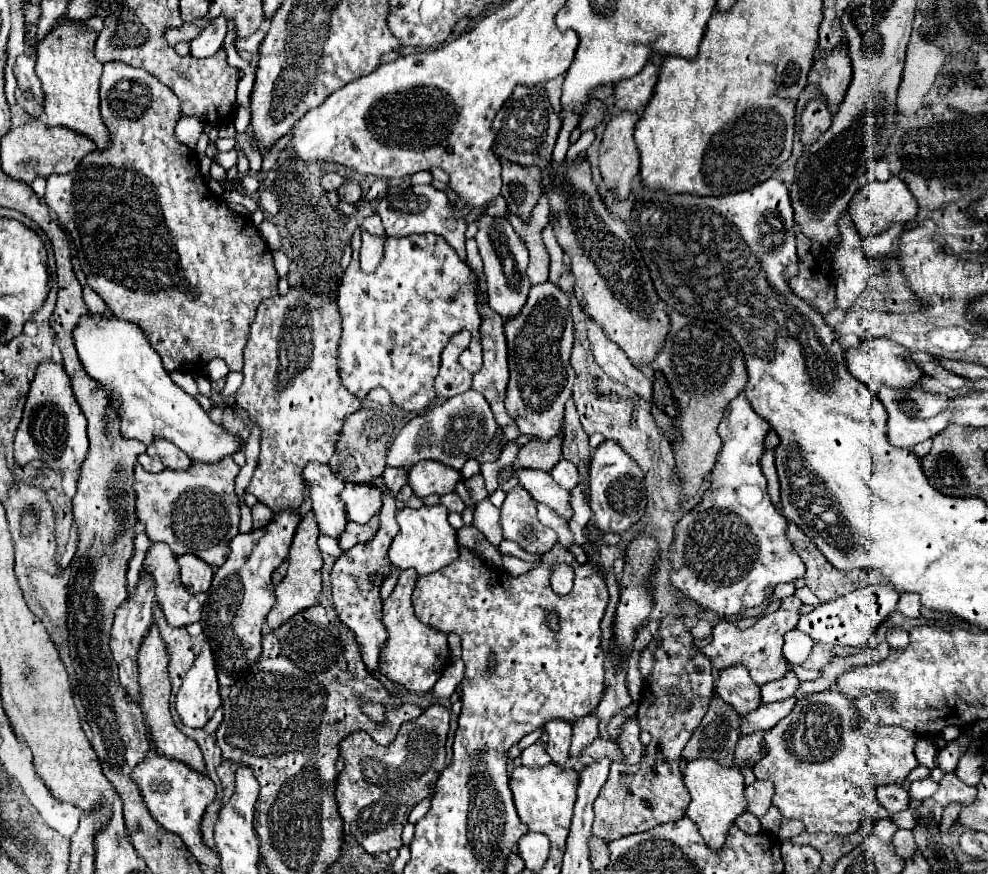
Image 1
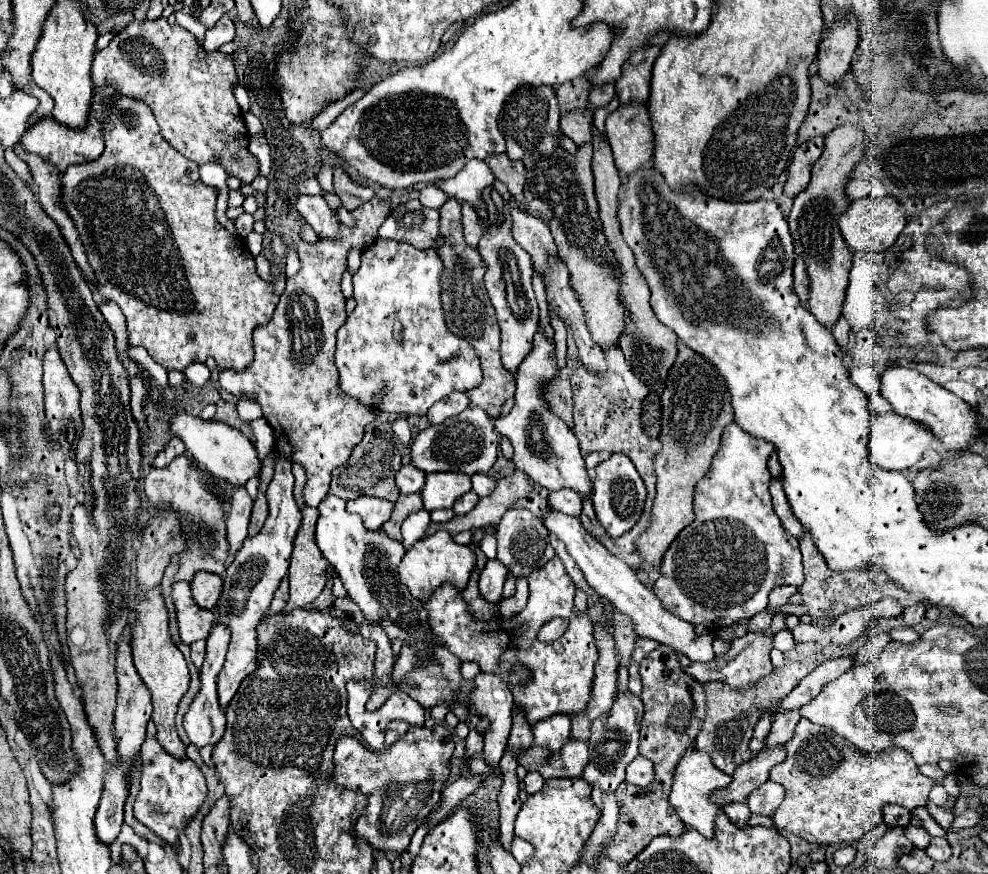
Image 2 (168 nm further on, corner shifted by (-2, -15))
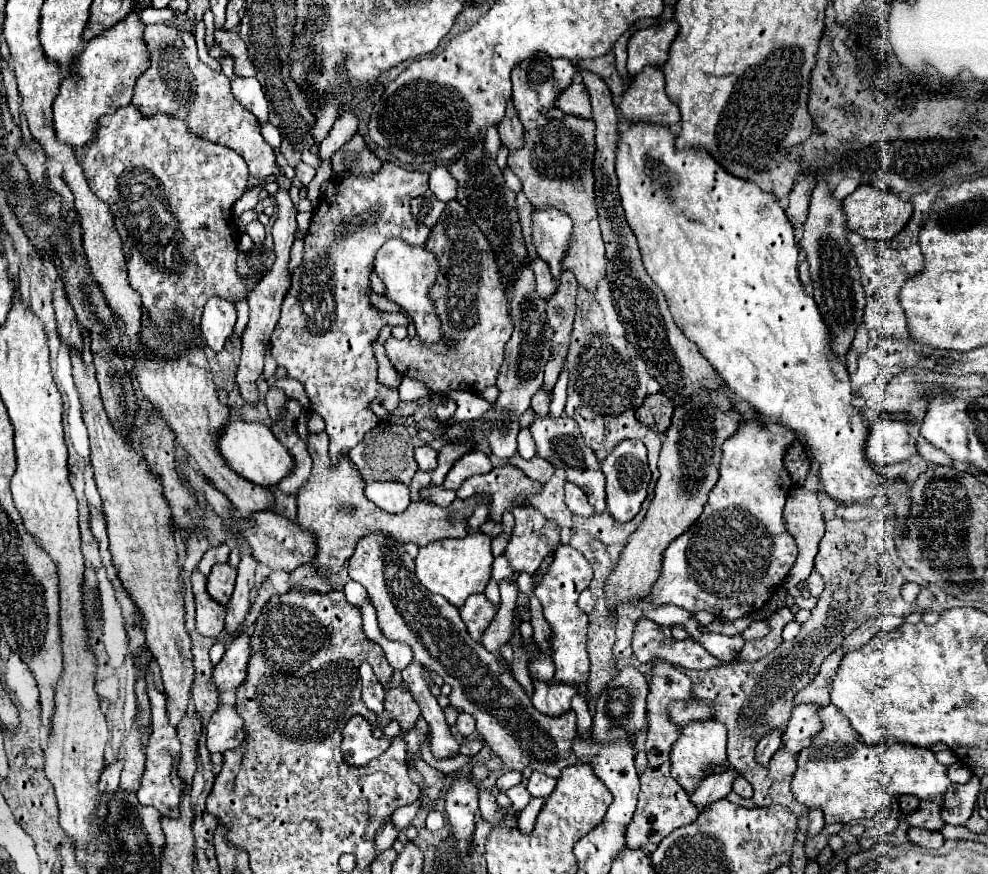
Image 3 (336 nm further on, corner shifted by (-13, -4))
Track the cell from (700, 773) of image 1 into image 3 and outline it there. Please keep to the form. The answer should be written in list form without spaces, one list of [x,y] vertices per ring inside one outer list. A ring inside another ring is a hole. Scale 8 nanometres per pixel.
[[[705,720],[705,722],[689,722],[679,730],[677,742],[671,746],[671,776],[681,784],[683,790],[689,794],[693,788],[707,776],[707,766],[711,764],[727,764],[727,754],[725,754],[725,744],[727,744],[727,726],[715,720]]]

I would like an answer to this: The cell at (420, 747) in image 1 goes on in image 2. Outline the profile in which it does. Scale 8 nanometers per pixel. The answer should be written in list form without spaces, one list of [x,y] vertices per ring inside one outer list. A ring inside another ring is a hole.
[[[446,725],[428,727],[412,727],[404,737],[400,737],[386,753],[376,753],[366,749],[356,737],[342,737],[334,749],[334,781],[346,789],[362,793],[370,803],[364,807],[358,817],[354,829],[360,841],[366,841],[376,851],[398,851],[404,853],[410,845],[410,837],[422,825],[422,821],[430,815],[430,811],[440,801],[440,791],[450,775],[450,757],[454,751],[454,739]]]

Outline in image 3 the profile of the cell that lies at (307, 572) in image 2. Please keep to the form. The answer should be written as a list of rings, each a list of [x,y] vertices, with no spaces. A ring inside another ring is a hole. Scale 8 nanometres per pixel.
[[[309,432],[307,446],[313,458],[313,470],[309,480],[297,492],[297,524],[311,530],[317,538],[317,556],[313,560],[313,566],[319,572],[339,572],[343,564],[353,556],[357,542],[369,534],[385,534],[397,538],[399,542],[413,542],[417,546],[425,546],[443,538],[467,536],[469,526],[465,520],[473,514],[473,508],[477,504],[475,496],[469,500],[457,498],[447,508],[439,508],[429,502],[411,502],[405,512],[389,514],[367,500],[365,480],[347,454],[341,454],[337,464],[333,466],[333,460],[329,456],[329,438],[325,432]],[[347,506],[351,508],[349,512],[345,512]]]

